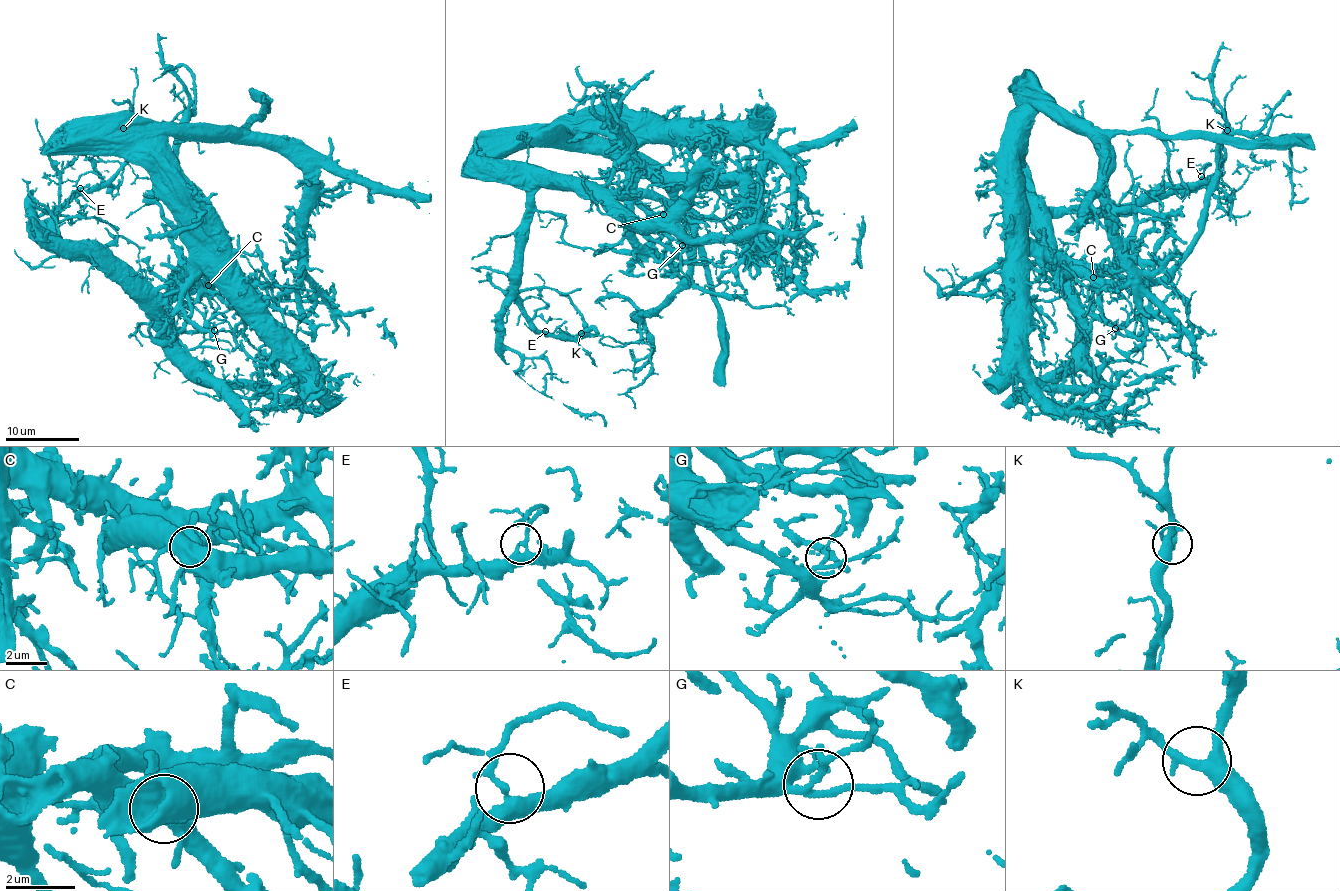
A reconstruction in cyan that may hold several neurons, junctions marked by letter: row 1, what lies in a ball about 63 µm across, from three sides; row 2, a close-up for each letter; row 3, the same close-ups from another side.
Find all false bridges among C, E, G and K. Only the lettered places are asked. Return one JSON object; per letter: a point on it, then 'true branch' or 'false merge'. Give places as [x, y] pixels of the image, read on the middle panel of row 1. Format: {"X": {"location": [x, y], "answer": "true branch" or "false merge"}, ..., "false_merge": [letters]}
{"C": {"location": [663, 214], "answer": "false merge"}, "E": {"location": [545, 331], "answer": "true branch"}, "G": {"location": [682, 245], "answer": "true branch"}, "K": {"location": [581, 333], "answer": "true branch"}, "false_merge": ["C"]}

